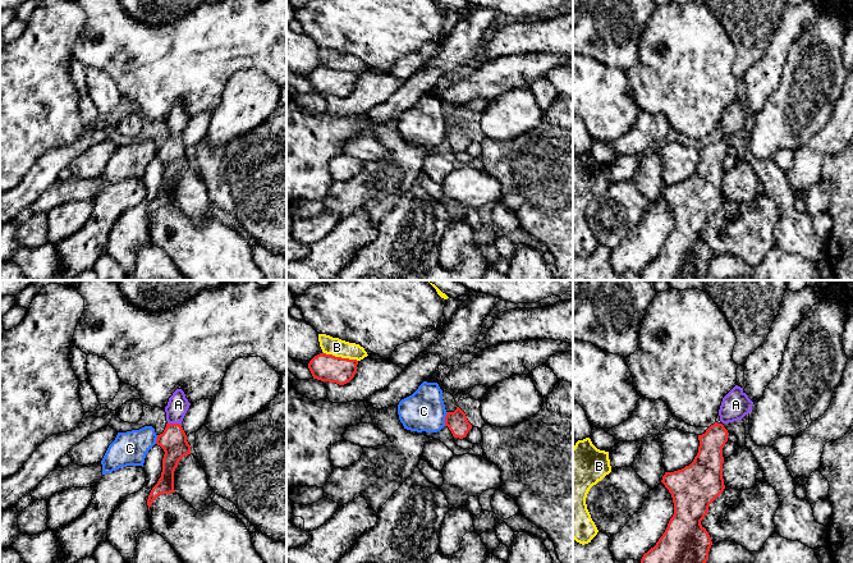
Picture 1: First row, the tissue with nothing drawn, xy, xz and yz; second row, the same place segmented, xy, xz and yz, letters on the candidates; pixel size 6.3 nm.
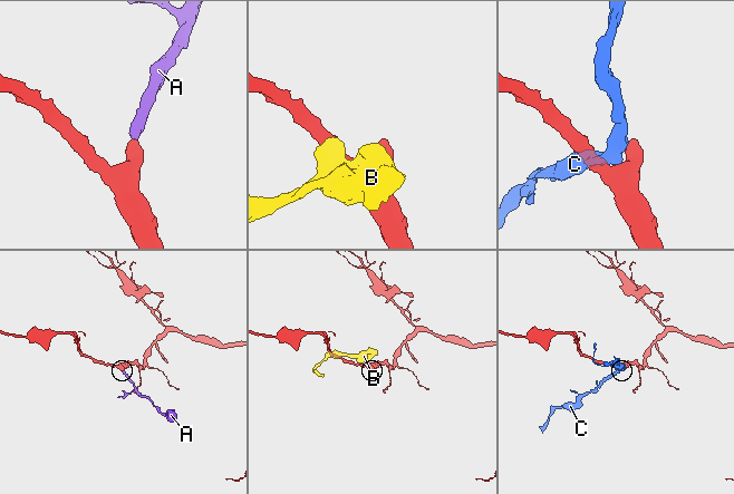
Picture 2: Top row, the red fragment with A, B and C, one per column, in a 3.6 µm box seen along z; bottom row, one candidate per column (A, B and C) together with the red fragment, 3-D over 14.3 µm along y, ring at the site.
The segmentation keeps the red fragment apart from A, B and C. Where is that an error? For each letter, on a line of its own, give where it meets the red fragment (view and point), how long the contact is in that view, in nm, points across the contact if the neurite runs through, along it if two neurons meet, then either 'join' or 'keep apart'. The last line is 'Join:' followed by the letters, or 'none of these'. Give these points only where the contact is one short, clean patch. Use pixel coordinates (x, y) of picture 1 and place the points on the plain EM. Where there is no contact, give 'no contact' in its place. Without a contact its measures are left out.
A: xy (174, 137) | 90 nm | across xy (173, 154), (174, 137), (178, 118) | join
B: xz (340, 71) | 240 nm | along xz (322, 64), (357, 74) | keep apart
C: xz (445, 132) | 90 nm | along xz (448, 126), (444, 138) | keep apart
Join: A

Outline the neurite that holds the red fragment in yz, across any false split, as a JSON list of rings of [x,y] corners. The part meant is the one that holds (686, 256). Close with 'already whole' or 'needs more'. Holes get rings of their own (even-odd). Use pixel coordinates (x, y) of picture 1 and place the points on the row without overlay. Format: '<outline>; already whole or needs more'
[[[715,136],[698,148],[698,166],[689,179],[665,186],[661,196],[674,216],[674,228],[656,258],[643,267],[642,280],[703,280],[711,251],[701,234],[710,218],[724,205],[723,161],[728,143]]]; already whole

